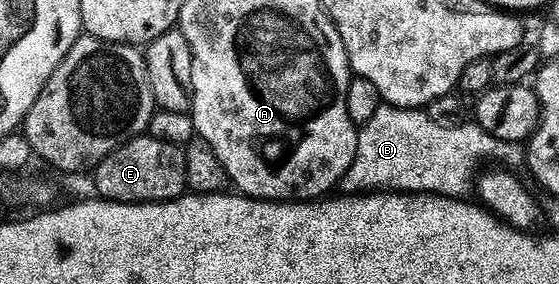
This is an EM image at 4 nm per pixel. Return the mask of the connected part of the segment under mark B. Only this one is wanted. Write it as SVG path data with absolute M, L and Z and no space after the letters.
M382 105L375 109L371 121L360 124L355 157L339 187L345 193L372 193L380 189L461 197L472 183L474 186L477 166L500 151L500 141L476 122L466 121L461 127L446 129L431 121L428 110Z

